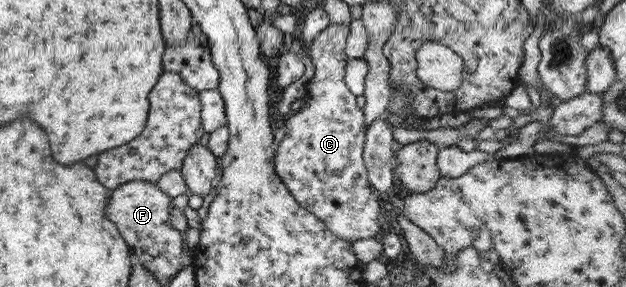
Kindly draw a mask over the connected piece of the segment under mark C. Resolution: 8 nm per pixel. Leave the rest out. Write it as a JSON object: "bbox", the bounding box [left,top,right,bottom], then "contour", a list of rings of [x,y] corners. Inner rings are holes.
{"bbox":[273,23,380,244],"contour":[[[345,23],[329,24],[313,37],[308,54],[314,66],[314,73],[306,83],[306,94],[301,97],[302,107],[285,117],[283,138],[274,148],[273,160],[275,174],[283,182],[293,200],[301,208],[311,212],[316,219],[322,220],[335,236],[351,244],[355,240],[371,238],[379,230],[377,219],[380,215],[376,193],[371,192],[362,162],[362,147],[366,132],[366,128],[363,128],[364,114],[356,105],[356,96],[343,82],[347,59],[344,53],[347,33],[348,26]]]}

